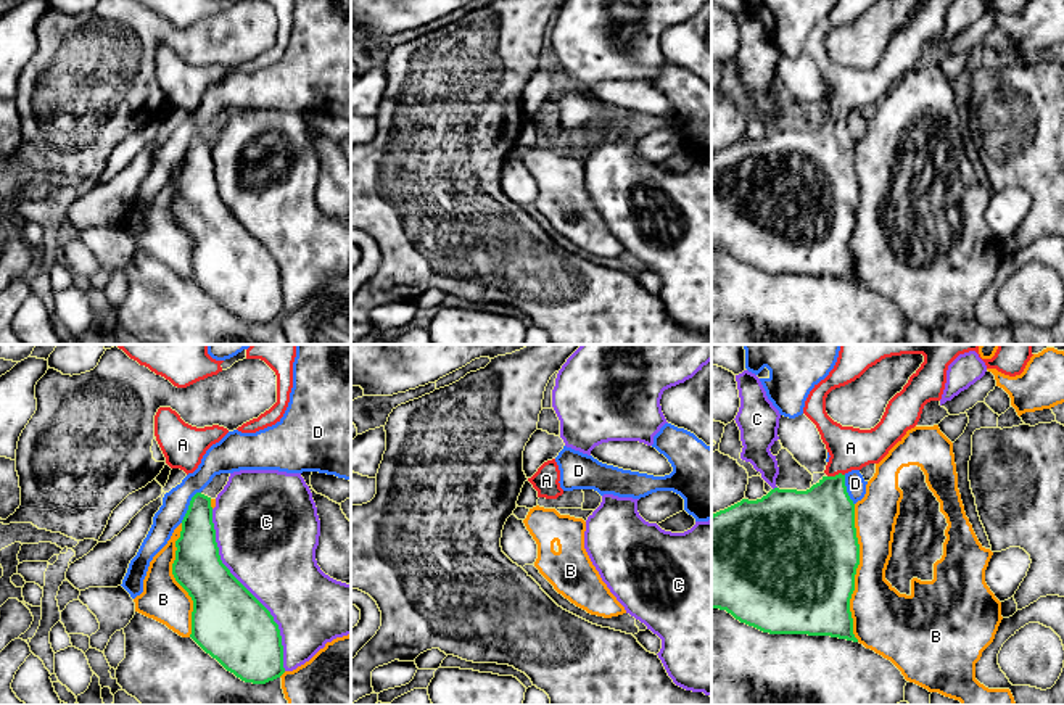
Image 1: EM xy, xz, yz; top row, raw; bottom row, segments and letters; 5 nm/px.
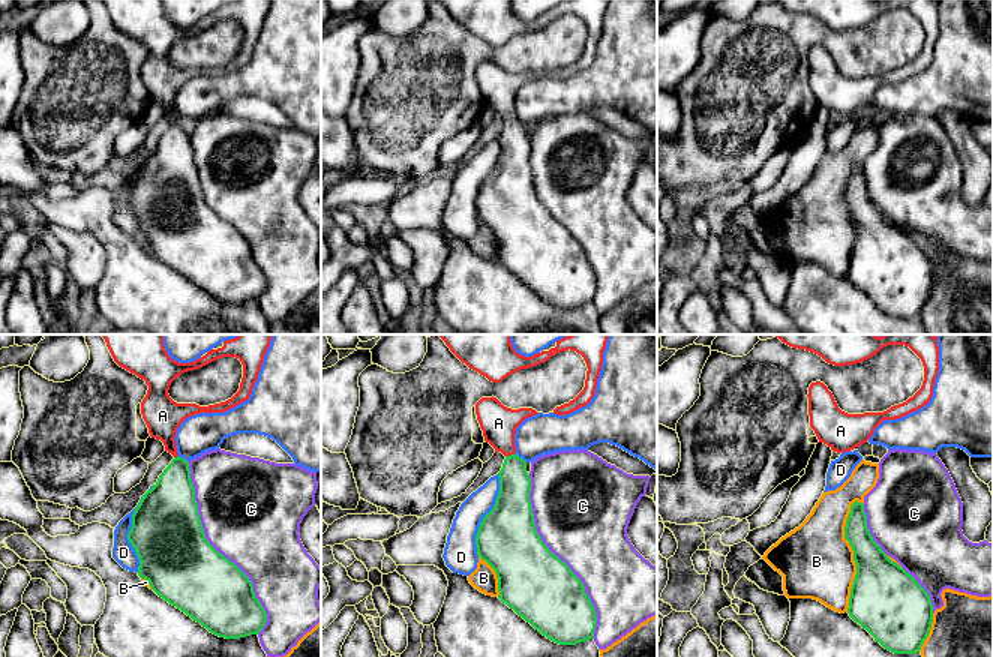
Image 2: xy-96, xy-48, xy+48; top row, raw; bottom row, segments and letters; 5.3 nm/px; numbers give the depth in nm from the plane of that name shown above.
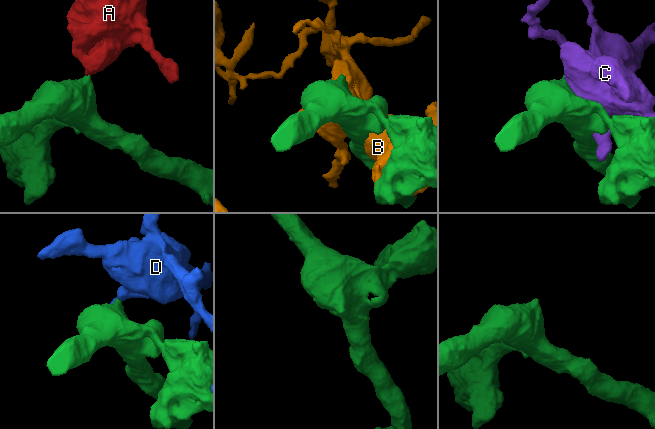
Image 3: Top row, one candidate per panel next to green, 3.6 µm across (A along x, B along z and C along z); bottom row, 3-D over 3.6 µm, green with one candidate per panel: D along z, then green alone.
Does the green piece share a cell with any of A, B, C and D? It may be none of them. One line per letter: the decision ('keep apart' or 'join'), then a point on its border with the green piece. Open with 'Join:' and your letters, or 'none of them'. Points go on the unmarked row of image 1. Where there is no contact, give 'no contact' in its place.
Join: A
A: join; contact yz (836, 115)
B: keep apart; contact yz (855, 213)
C: keep apart; contact xy (247, 229)
D: keep apart; contact xy (189, 145)

